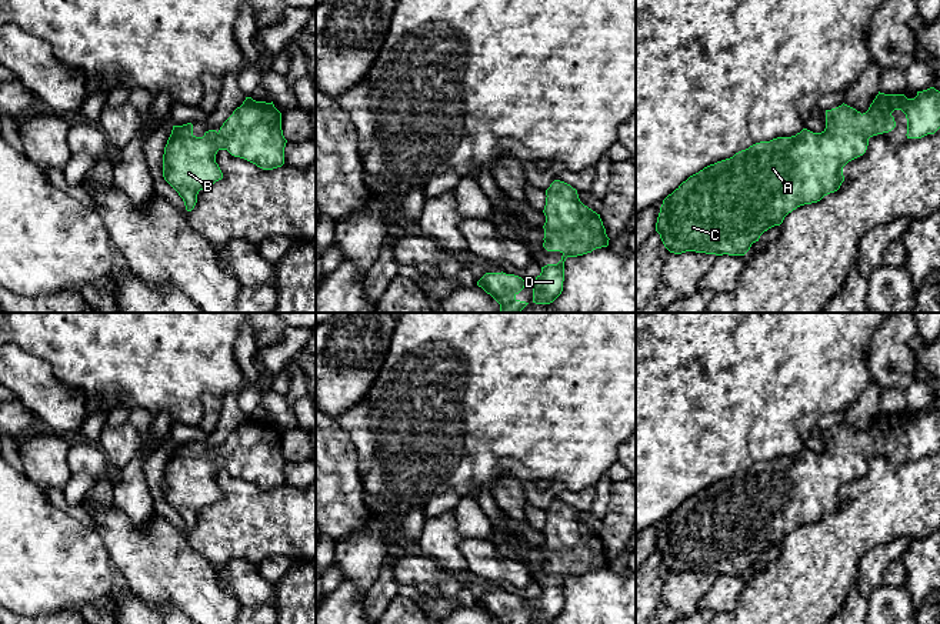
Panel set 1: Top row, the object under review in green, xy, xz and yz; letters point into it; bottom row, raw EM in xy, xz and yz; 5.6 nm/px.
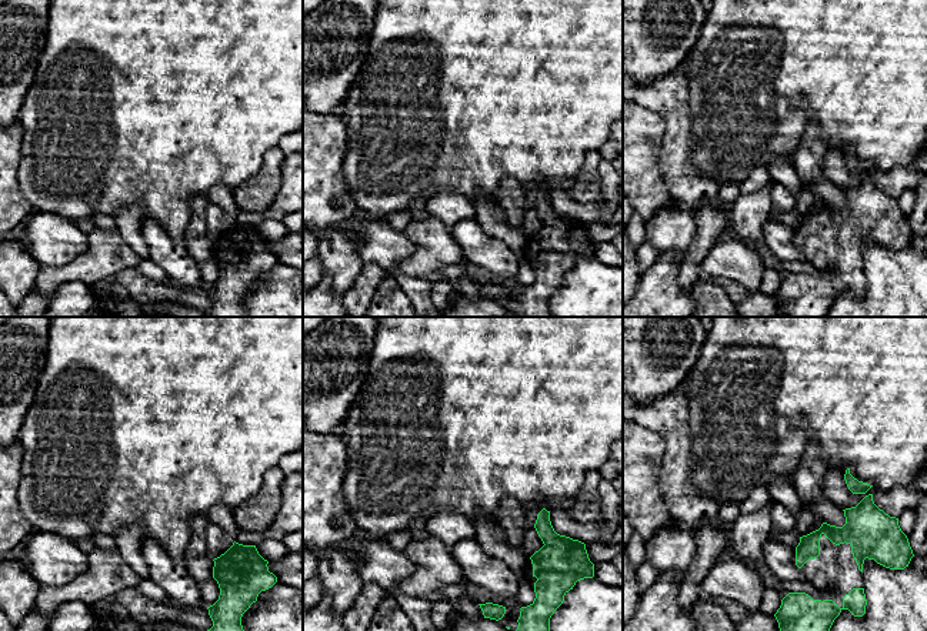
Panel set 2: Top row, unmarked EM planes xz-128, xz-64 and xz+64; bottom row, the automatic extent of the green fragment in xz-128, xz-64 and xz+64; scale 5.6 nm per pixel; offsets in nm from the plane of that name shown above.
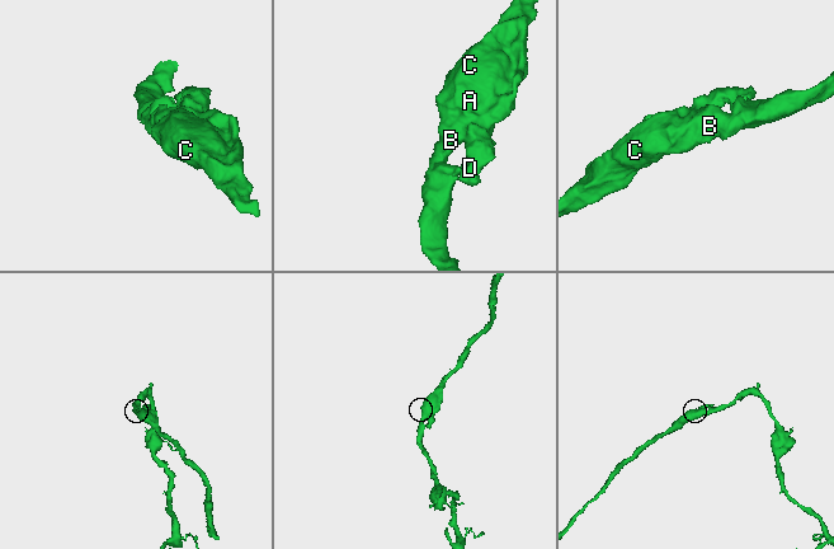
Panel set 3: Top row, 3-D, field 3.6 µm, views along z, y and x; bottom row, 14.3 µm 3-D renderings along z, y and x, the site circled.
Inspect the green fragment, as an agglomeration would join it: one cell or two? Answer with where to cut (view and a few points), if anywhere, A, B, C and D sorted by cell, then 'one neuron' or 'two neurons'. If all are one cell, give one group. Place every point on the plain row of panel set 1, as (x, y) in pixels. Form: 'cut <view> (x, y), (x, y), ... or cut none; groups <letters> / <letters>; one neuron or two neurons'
cut none; groups A B C D; one neuron

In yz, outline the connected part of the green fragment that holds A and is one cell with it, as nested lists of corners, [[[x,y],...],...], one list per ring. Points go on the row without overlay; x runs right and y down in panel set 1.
[[[934,407],[917,411],[914,418],[879,411],[863,434],[844,423],[826,430],[821,453],[803,448],[791,457],[756,463],[683,501],[663,520],[657,537],[656,551],[664,567],[674,574],[744,575],[764,551],[780,545],[789,533],[837,511],[844,501],[843,487],[866,473],[869,458],[896,447],[894,430],[906,434],[907,458],[921,458],[940,448],[940,411]]]

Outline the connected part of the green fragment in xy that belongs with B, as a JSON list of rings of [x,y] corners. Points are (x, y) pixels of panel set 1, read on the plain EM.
[[[246,417],[219,451],[209,450],[196,457],[191,443],[173,446],[163,474],[163,497],[191,531],[199,511],[223,498],[216,483],[219,470],[273,490],[284,484],[286,463],[281,433],[273,421]]]

